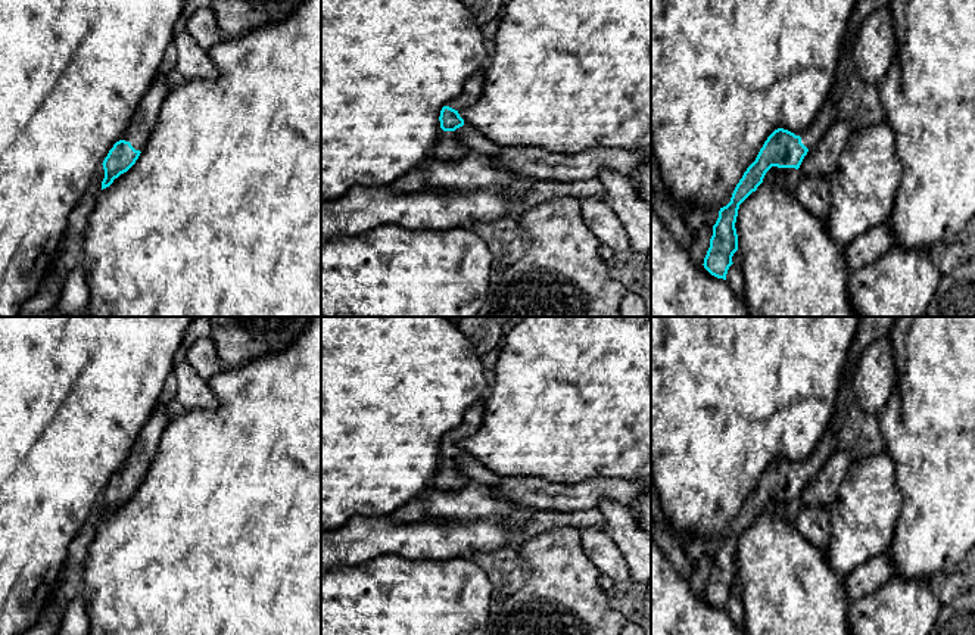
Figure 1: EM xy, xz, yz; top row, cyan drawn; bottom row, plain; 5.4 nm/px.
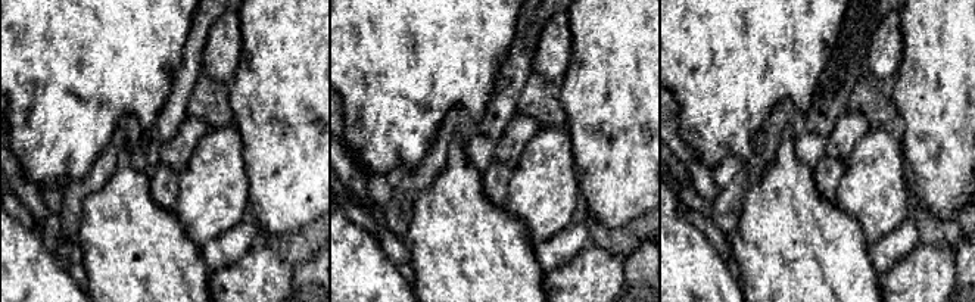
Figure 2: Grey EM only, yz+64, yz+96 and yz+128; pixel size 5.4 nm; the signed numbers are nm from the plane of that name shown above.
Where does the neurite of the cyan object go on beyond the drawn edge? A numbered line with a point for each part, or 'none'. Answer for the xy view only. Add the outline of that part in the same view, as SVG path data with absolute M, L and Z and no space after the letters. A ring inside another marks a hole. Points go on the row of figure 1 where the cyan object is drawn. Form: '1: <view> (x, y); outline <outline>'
1: xy (145, 118); outline M158 74L149 91L140 100L140 105L131 118L128 133L122 140L130 141L135 150L143 150L147 138L156 124L159 109L174 88L162 74Z

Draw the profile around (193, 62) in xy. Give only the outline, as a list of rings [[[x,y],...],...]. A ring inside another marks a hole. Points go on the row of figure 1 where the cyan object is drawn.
[[[178,28],[172,41],[177,50],[175,71],[187,80],[212,80],[217,77],[217,68],[208,55],[190,34]]]

